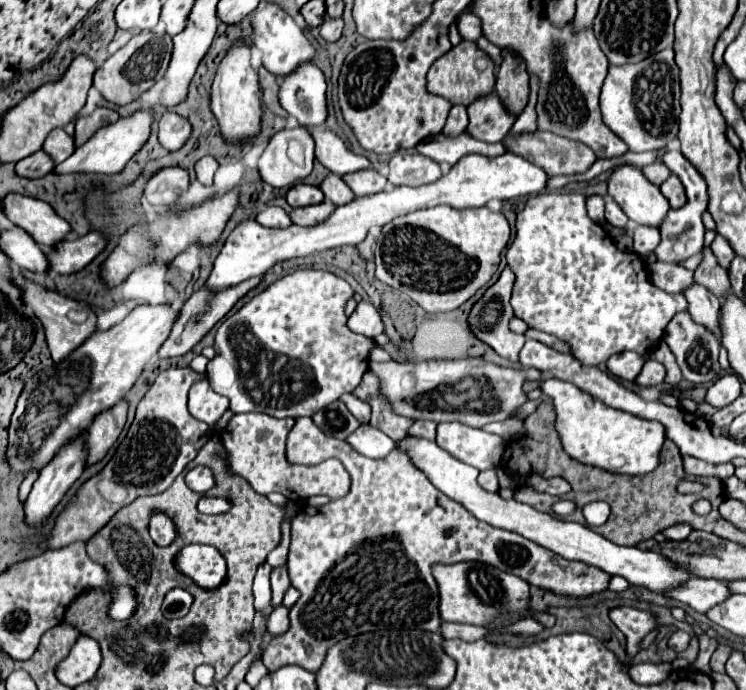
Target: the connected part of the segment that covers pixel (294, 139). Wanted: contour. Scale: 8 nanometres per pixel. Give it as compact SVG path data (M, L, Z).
M306 127L278 131L264 149L258 169L272 187L290 187L310 175L314 139Z

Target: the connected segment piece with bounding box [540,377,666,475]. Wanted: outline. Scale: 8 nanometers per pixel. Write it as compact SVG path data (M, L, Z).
M546 377L540 387L544 395L554 401L554 409L558 415L556 431L560 433L564 451L570 457L612 473L626 475L646 475L658 467L660 447L666 439L662 423L608 407L606 403L594 399L568 381Z

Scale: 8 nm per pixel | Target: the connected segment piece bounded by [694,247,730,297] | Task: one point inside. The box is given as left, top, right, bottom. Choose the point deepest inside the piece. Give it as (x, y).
(710, 274)

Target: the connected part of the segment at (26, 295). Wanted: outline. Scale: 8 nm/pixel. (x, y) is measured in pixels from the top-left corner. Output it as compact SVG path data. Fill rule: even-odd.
M14 273L12 275L12 281L16 283L16 287L20 287L22 291L22 299L24 299L24 307L28 313L34 313L42 327L44 327L44 333L46 333L46 343L48 343L48 349L50 349L50 355L54 359L54 363L60 363L64 357L68 357L76 347L80 347L88 335L96 329L96 313L88 307L88 305L80 305L78 301L70 299L70 297L64 297L60 295L58 291L52 291L40 283L34 283L32 279L26 279L22 273ZM80 309L86 309L86 319L82 323L74 323L68 319L68 313L70 311L80 311Z

